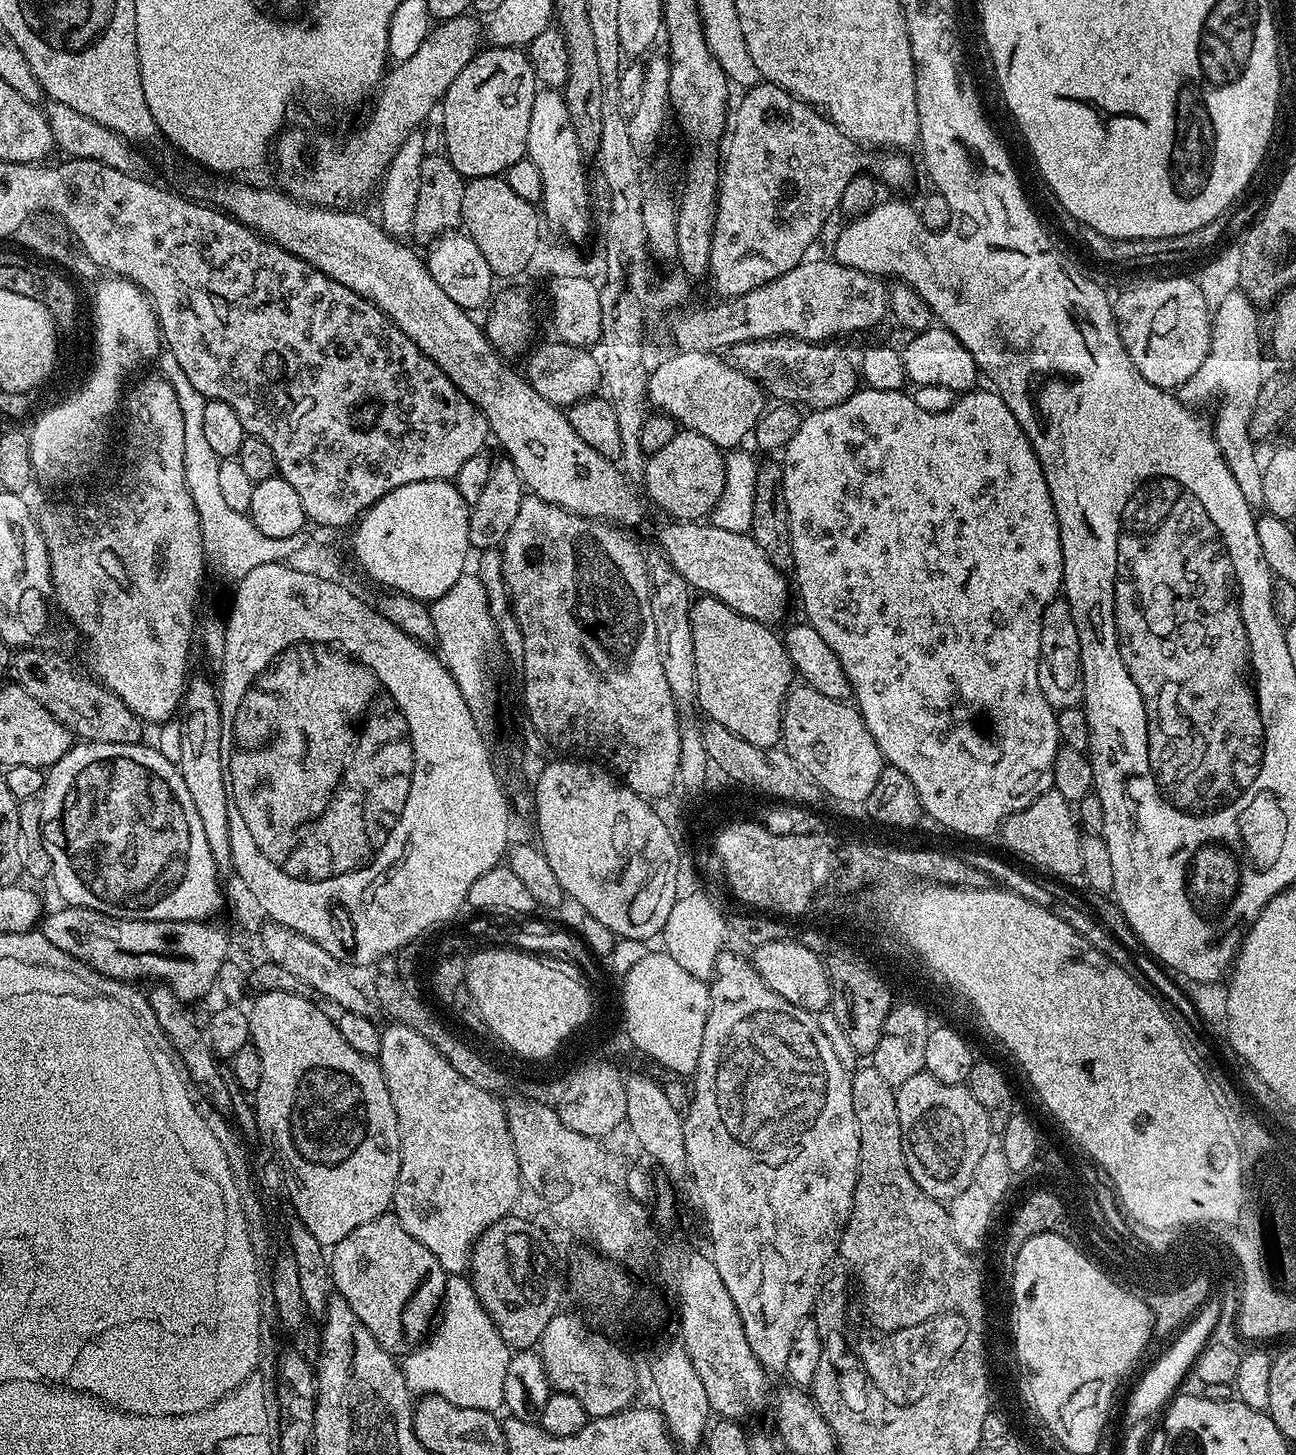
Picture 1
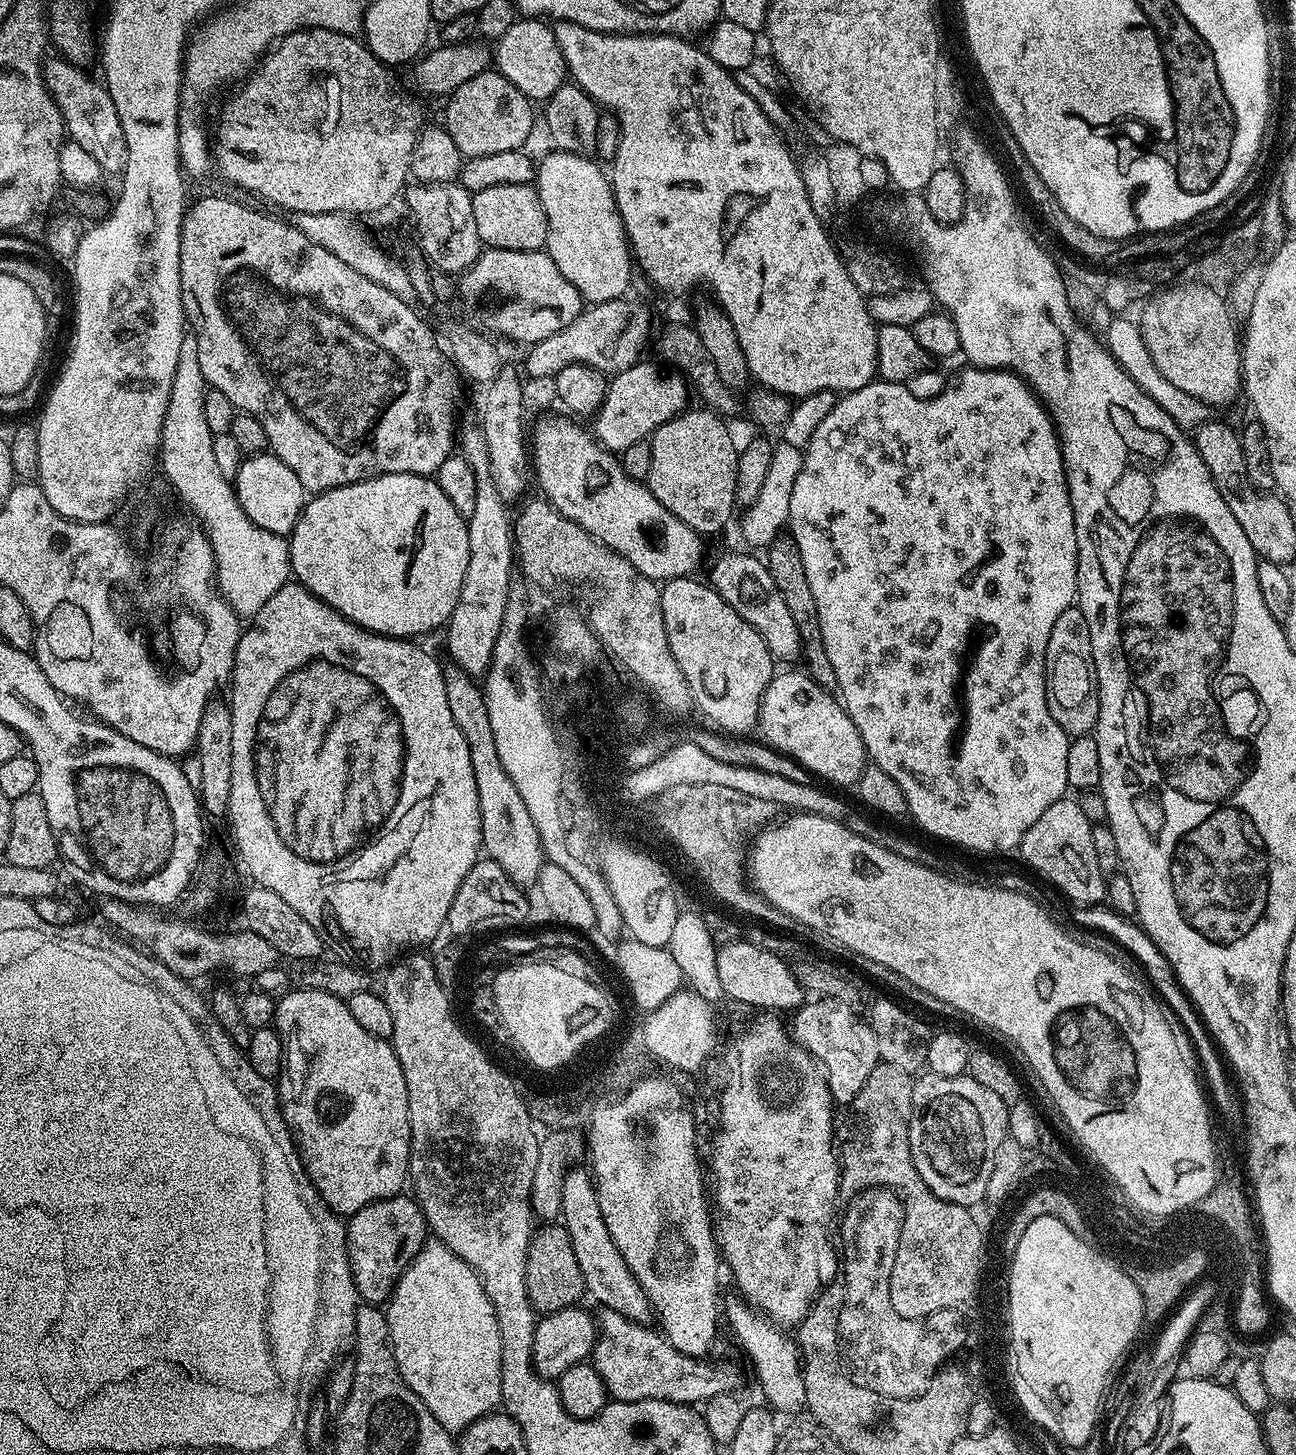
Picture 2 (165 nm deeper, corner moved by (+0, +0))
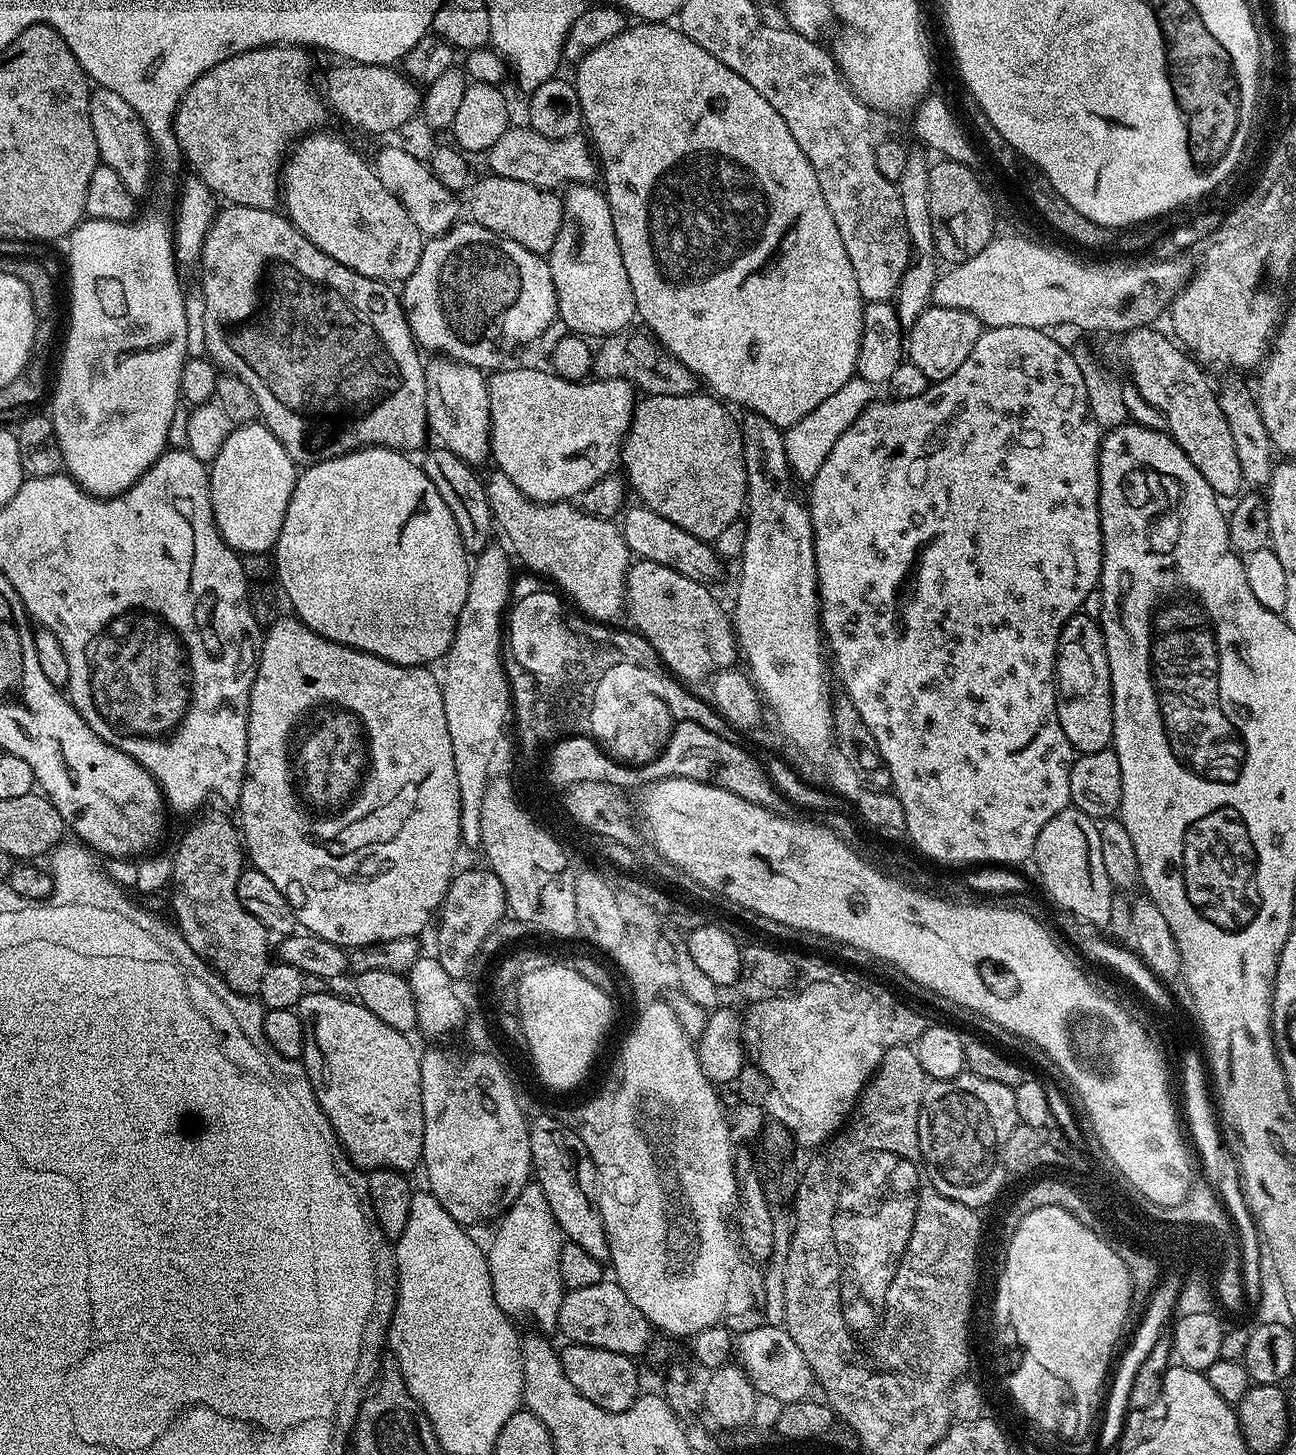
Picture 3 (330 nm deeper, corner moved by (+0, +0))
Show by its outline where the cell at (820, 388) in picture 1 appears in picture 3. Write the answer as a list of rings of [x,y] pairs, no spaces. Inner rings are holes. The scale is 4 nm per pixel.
[[[632,331],[615,332],[595,345],[592,370],[599,379],[629,380],[633,388],[650,396],[691,396],[697,391],[698,378],[689,368],[664,351],[647,331]]]

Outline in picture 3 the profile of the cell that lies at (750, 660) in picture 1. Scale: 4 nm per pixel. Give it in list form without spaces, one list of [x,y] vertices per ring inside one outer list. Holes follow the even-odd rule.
[[[637,559],[628,569],[626,612],[632,615],[635,631],[648,639],[647,647],[659,656],[659,663],[669,669],[675,677],[684,682],[690,680],[707,681],[713,674],[733,667],[738,660],[738,645],[733,621],[720,609],[718,601],[712,597],[713,589],[700,584],[694,578],[686,578],[686,574],[678,574],[678,570],[670,570],[670,566],[658,566],[658,562]]]

